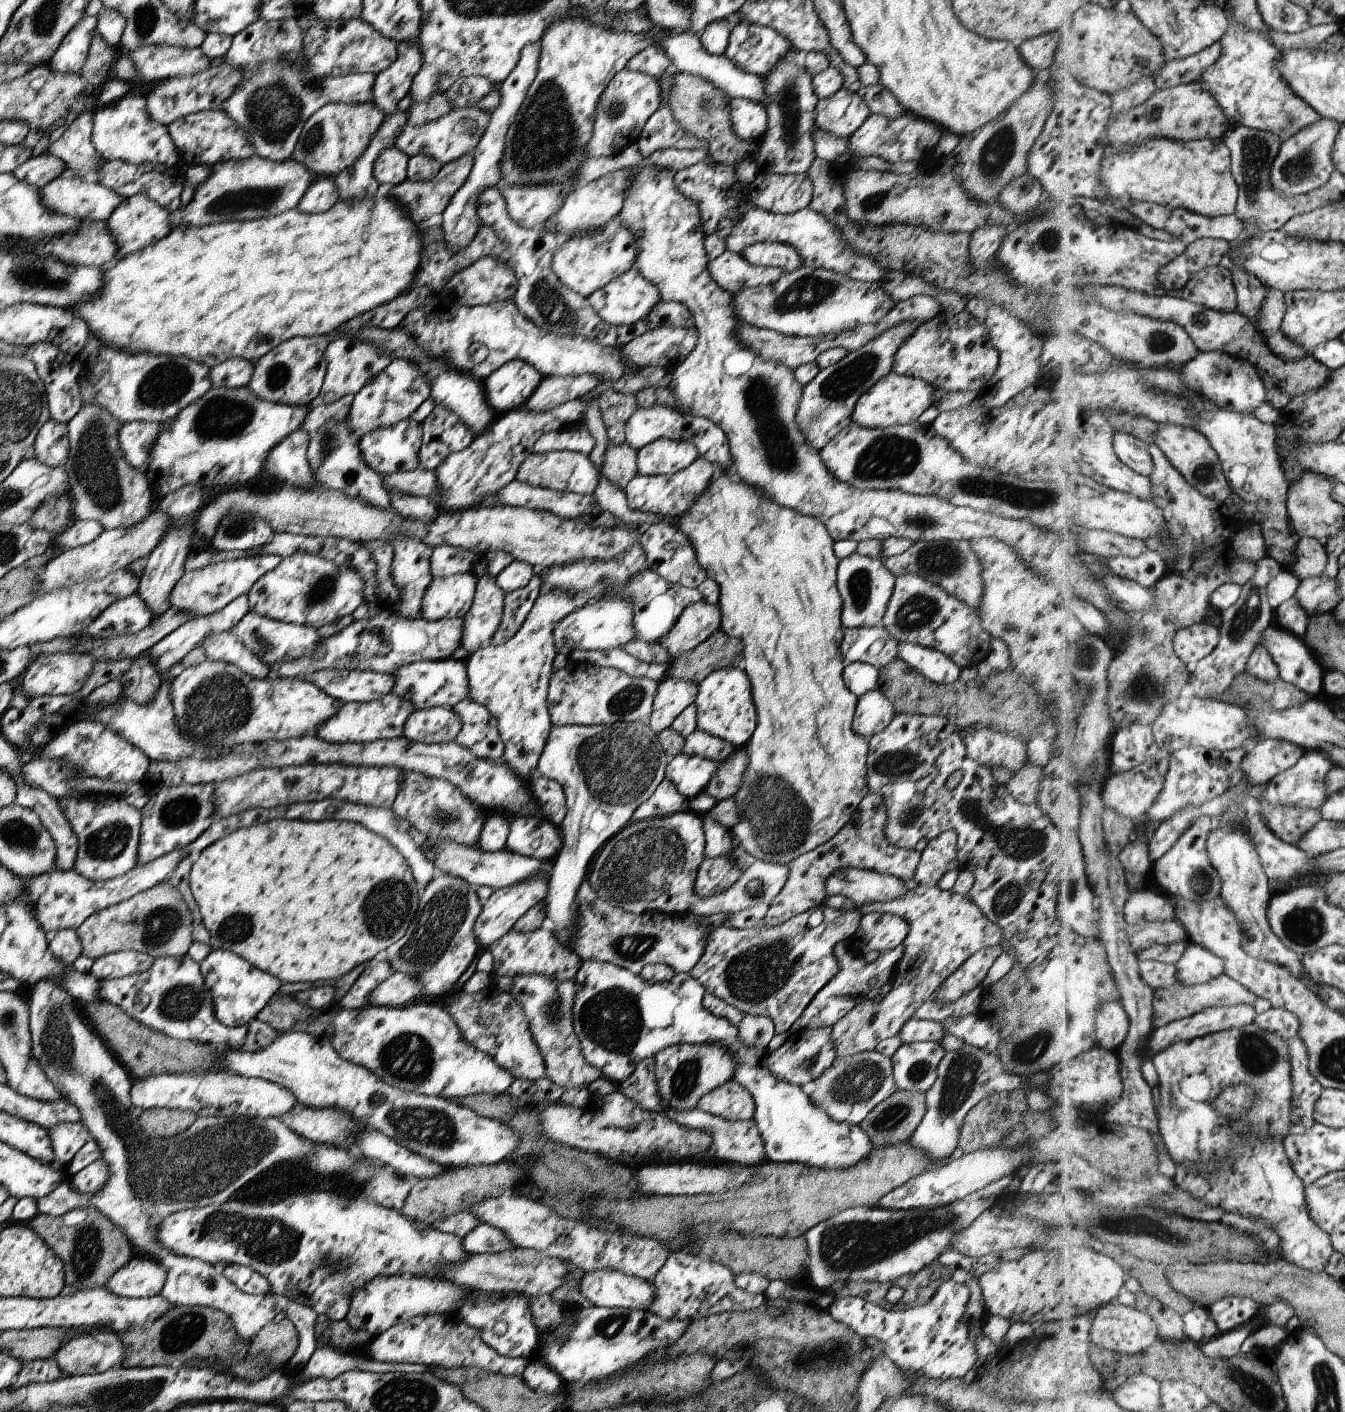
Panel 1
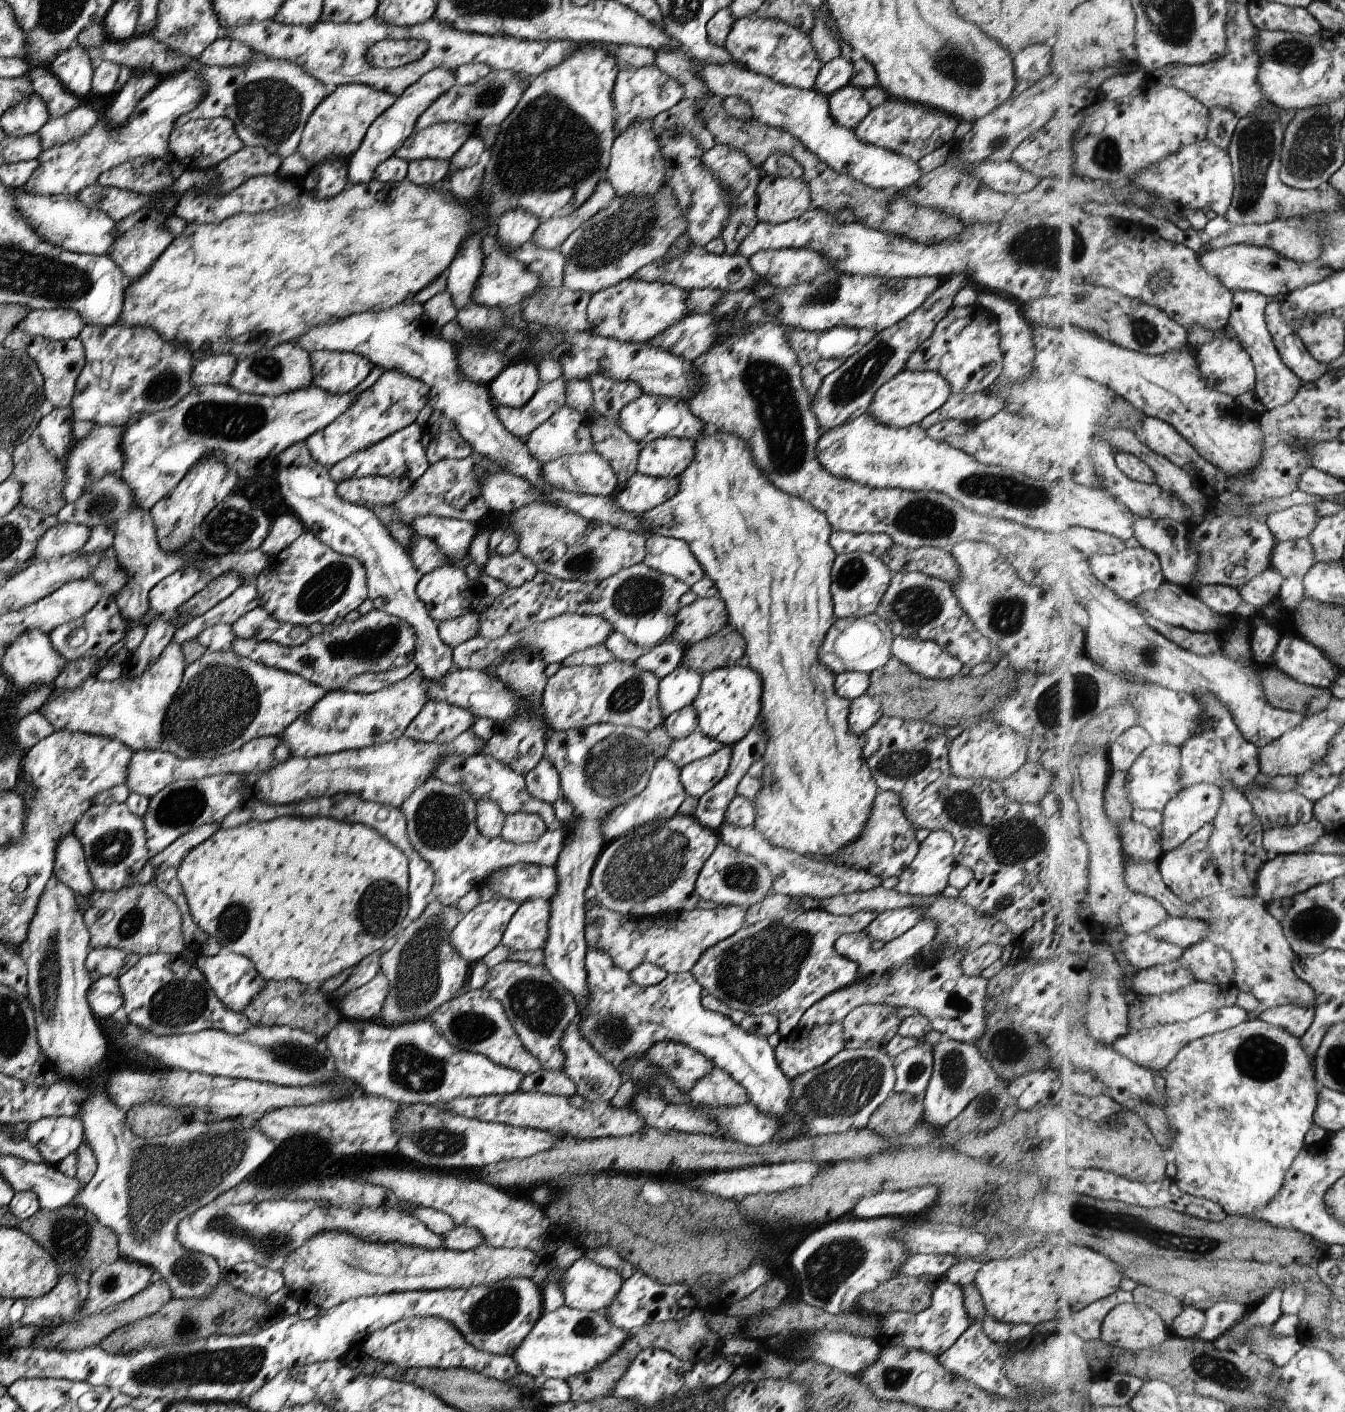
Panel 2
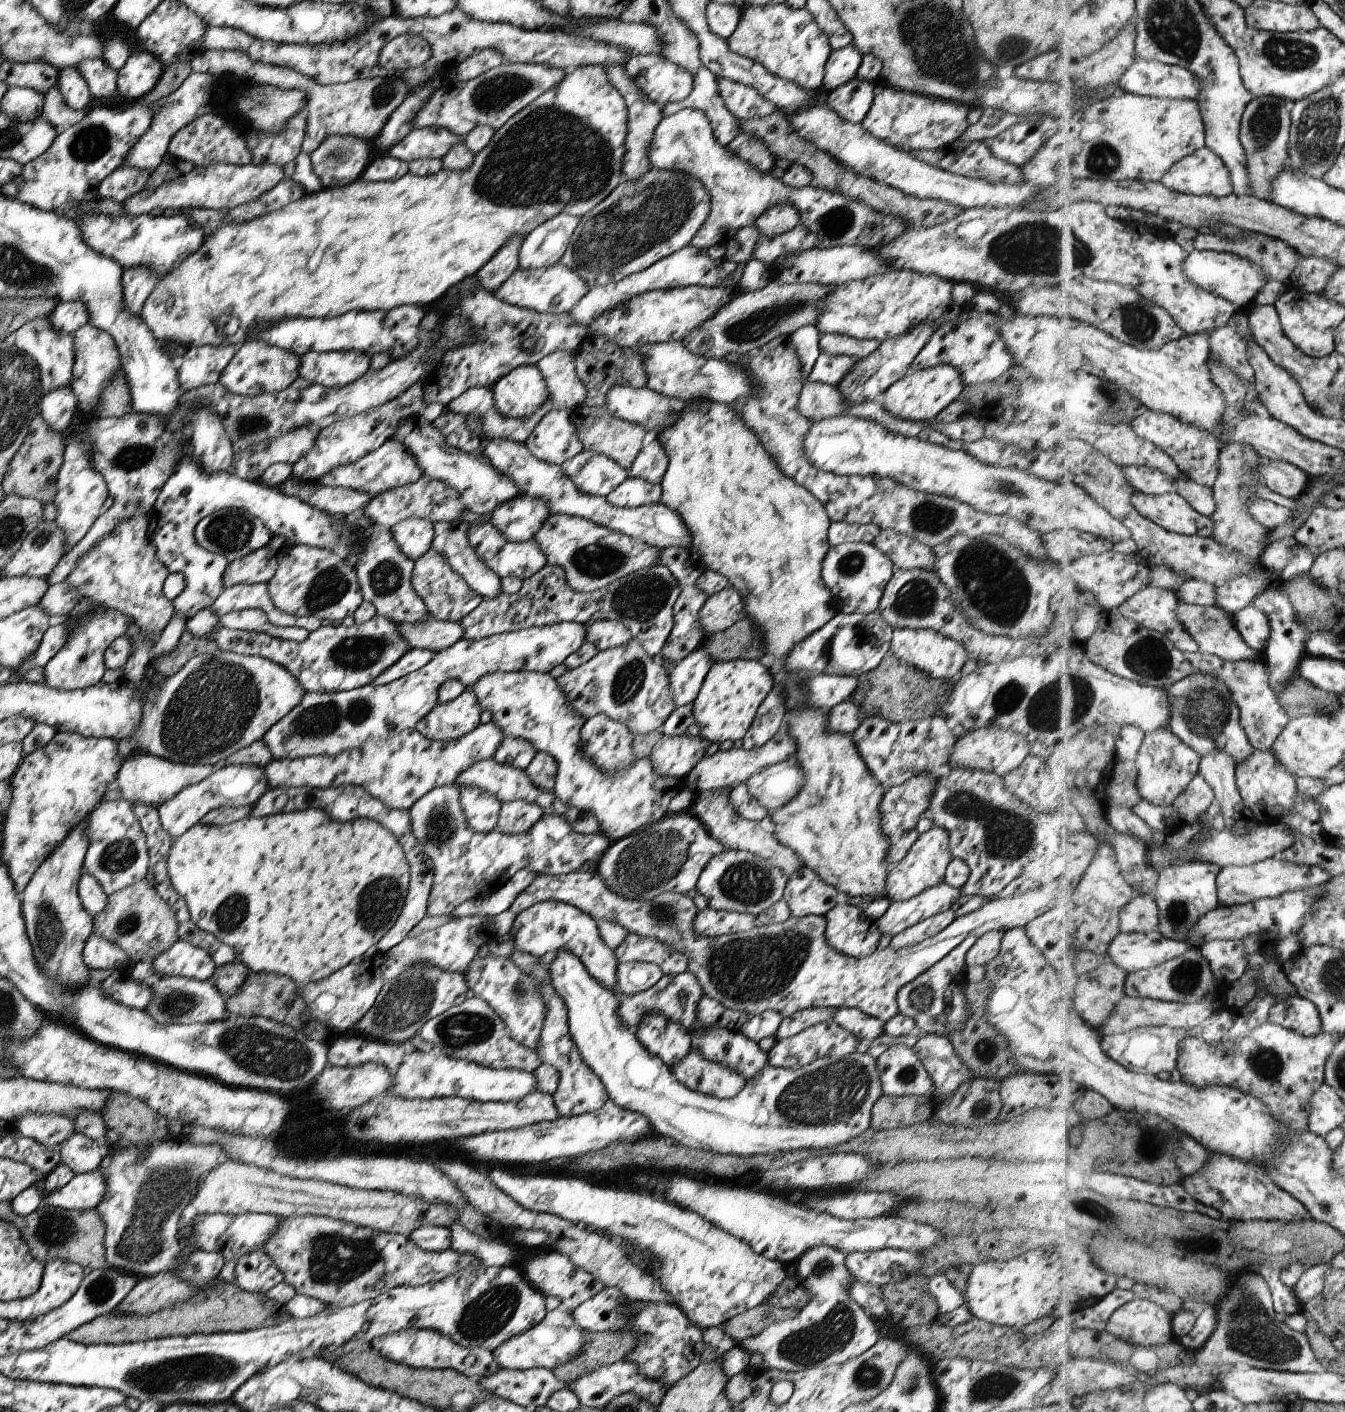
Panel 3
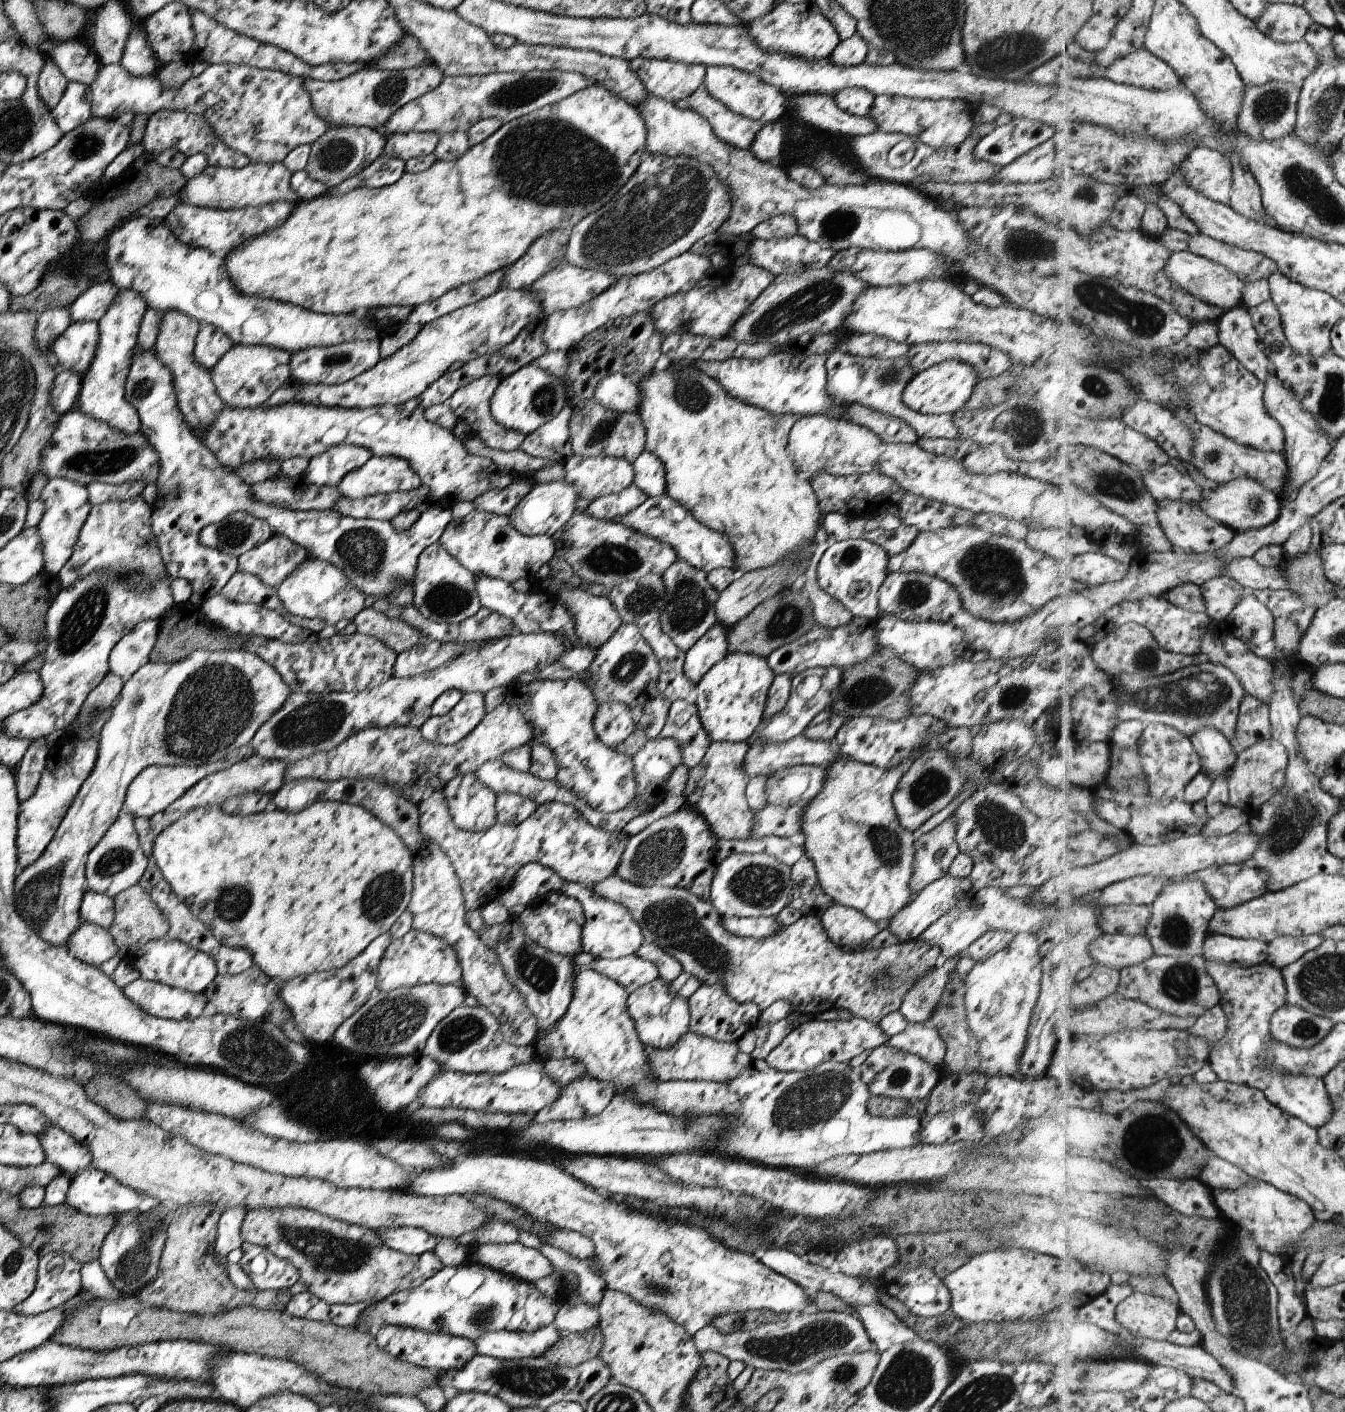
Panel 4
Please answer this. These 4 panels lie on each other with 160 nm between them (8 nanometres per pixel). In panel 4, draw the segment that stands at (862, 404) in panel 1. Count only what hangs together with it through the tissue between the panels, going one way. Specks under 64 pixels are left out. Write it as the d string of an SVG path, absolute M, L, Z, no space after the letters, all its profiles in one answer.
M944 360L915 373L901 391L901 402L909 410L922 415L952 414L967 402L977 381L972 366L964 362Z

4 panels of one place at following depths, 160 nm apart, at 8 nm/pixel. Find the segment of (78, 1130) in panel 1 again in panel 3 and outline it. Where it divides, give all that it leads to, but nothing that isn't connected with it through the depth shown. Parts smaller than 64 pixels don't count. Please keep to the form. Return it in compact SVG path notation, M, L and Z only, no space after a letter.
M31 1113L15 1121L21 1136L30 1138L44 1147L57 1149L74 1132L74 1122L67 1117Z

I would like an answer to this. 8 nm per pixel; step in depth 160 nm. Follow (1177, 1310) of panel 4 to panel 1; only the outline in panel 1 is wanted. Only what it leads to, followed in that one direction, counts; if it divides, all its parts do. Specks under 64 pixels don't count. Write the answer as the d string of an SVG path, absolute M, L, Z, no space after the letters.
M1120 1301L1102 1306L1092 1320L1090 1341L1096 1350L1106 1348L1121 1354L1135 1355L1137 1352L1147 1350L1157 1339L1160 1339L1159 1327L1153 1317L1136 1306L1127 1306Z

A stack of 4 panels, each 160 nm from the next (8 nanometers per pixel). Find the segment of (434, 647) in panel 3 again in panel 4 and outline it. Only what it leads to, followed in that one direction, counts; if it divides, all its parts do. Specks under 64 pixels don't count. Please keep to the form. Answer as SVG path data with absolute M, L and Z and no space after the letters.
M365 605L351 620L355 624L356 632L378 638L395 654L414 647L419 641L427 640L419 630L410 627L402 620L387 618L382 612Z

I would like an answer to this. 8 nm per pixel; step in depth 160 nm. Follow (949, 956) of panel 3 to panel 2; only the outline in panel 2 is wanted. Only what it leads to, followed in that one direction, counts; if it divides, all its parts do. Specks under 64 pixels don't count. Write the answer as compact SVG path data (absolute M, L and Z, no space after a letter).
M921 919L879 950L869 948L871 940L863 931L839 935L835 939L834 949L839 956L856 964L856 979L808 1006L801 1018L798 1018L796 1030L809 1032L816 1026L840 1023L853 1008L879 1003L890 1007L912 1008L916 1014L925 1015L931 1028L944 1038L960 1043L978 1043L986 1029L984 996L988 980L979 976L968 977L961 972L963 953L955 953L922 969L915 968L913 956L931 942L934 934L935 923L930 919Z

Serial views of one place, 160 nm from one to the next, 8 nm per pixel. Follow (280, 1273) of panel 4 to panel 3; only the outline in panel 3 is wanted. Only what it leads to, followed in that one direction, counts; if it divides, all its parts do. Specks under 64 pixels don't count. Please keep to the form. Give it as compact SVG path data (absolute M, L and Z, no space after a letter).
M260 1250L246 1252L236 1260L236 1285L250 1293L263 1293L283 1280L275 1263Z

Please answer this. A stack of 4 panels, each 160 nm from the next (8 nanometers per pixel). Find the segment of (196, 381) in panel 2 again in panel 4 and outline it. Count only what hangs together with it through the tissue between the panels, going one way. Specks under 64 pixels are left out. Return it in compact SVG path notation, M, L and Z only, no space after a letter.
M202 324L194 340L193 360L209 371L231 345L229 337L216 326Z

